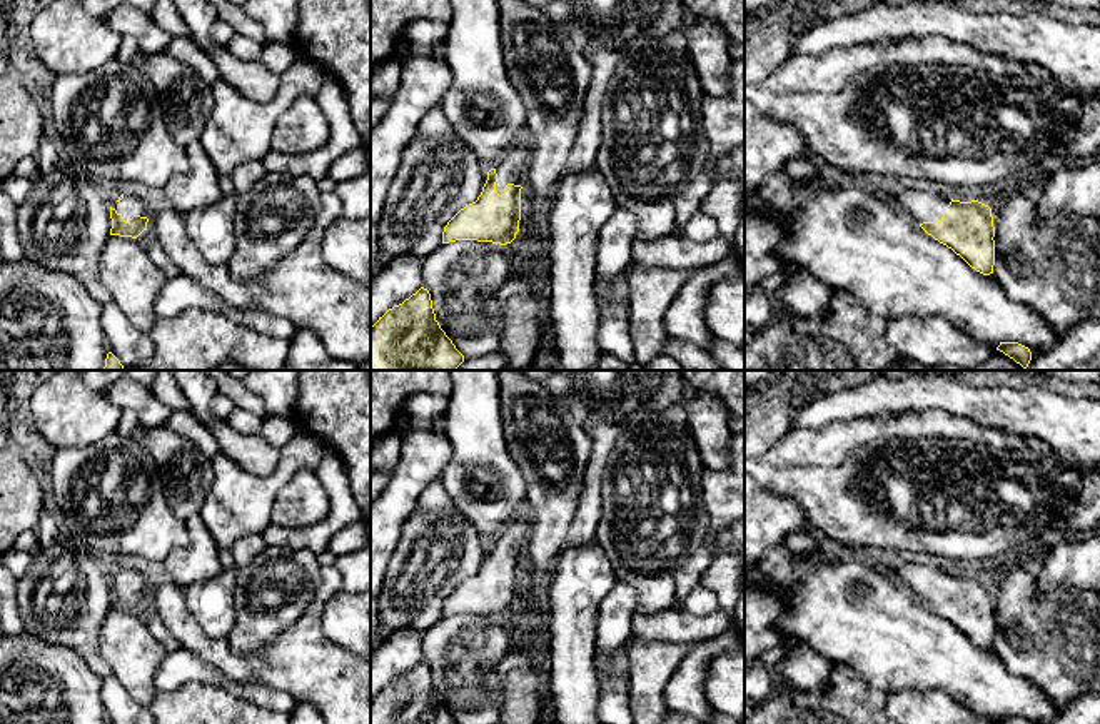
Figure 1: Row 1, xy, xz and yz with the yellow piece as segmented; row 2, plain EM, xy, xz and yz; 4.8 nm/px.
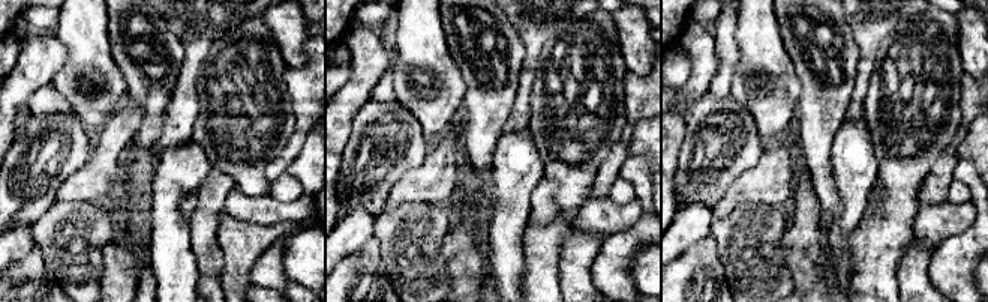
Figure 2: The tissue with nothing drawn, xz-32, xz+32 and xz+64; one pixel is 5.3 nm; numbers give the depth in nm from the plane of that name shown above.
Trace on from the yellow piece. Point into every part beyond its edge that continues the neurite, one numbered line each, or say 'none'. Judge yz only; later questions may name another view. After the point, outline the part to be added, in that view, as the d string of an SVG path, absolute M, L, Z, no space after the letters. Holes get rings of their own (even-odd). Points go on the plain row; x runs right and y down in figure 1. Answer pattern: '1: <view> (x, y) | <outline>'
1: yz (920, 579) | M851 546L846 547L853 551L855 557L868 561L883 571L893 572L896 579L901 584L905 584L916 597L941 594L943 584L951 576L951 572L948 572L945 567L928 567L916 562L908 562L900 556L898 551L878 549L878 547L866 547L866 549L856 549Z

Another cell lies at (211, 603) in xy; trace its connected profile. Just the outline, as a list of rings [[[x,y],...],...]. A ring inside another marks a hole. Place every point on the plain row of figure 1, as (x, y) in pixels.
[[[234,569],[184,587],[187,607],[209,637],[229,639],[235,624],[234,591]]]

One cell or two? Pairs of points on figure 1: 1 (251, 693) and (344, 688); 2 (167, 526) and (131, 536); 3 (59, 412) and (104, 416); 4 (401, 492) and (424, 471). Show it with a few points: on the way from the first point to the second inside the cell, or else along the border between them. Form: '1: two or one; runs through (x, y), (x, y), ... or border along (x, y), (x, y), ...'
1: two; border along (242, 681), (261, 681), (286, 691), (297, 703)
2: one; runs through (159, 529), (139, 529)
3: one; runs through (70, 414), (92, 416)
4: one; runs through (406, 487), (419, 474)

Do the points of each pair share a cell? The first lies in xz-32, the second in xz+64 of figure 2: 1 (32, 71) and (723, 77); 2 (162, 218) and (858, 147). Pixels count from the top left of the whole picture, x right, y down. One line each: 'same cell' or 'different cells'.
1: different cells
2: same cell

